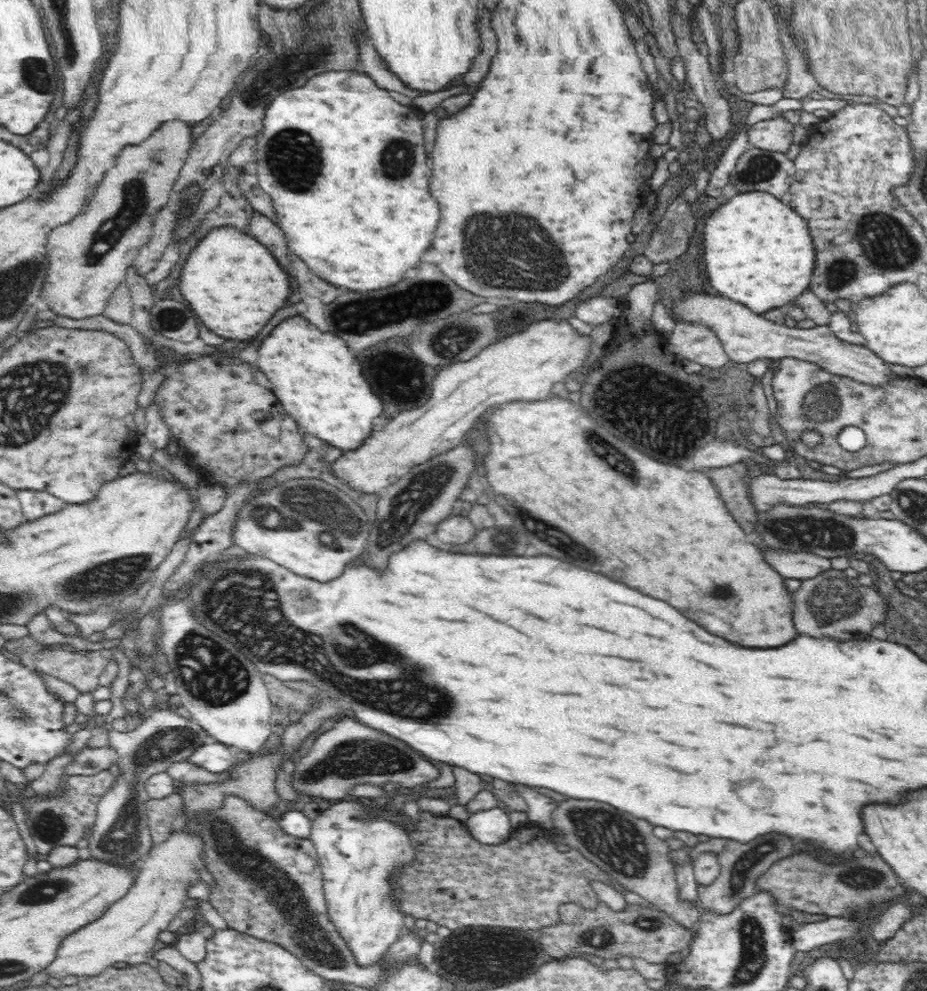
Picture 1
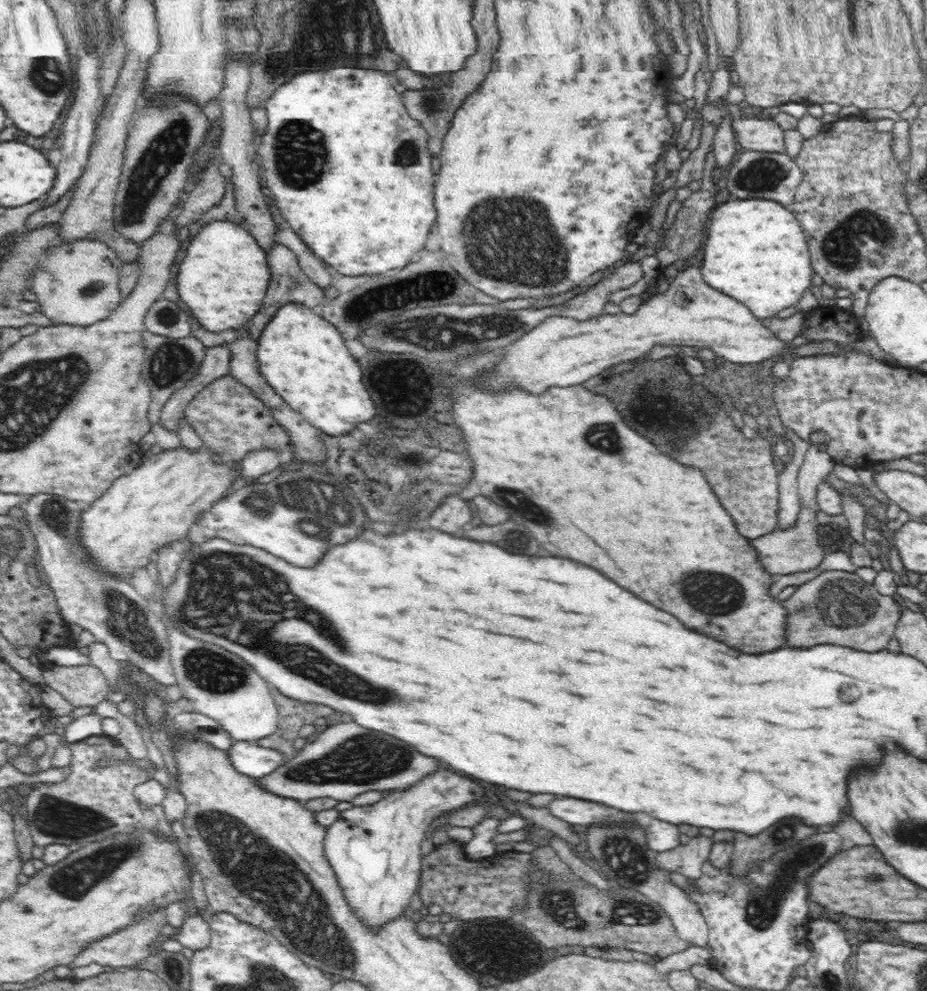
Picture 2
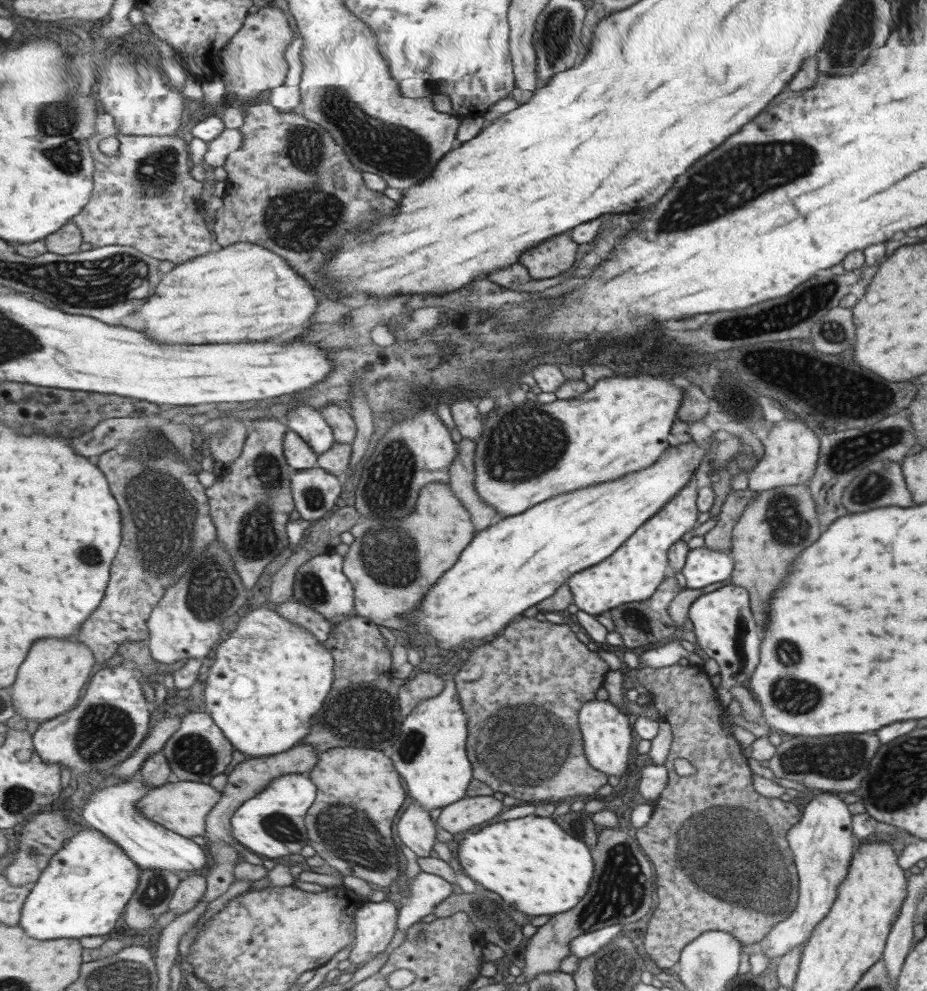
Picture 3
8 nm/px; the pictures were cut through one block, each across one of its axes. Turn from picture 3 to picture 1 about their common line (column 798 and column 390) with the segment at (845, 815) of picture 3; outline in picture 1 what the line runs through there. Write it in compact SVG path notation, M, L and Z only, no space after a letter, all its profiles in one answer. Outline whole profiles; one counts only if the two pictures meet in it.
M346 800L338 801L328 810L320 812L314 820L309 839L313 842L323 872L323 888L330 920L336 924L338 932L354 953L357 964L368 967L380 956L385 956L391 944L405 931L405 916L390 899L388 878L392 876L393 869L402 868L415 859L411 839L404 829L397 828L396 823L384 817L382 808Z

